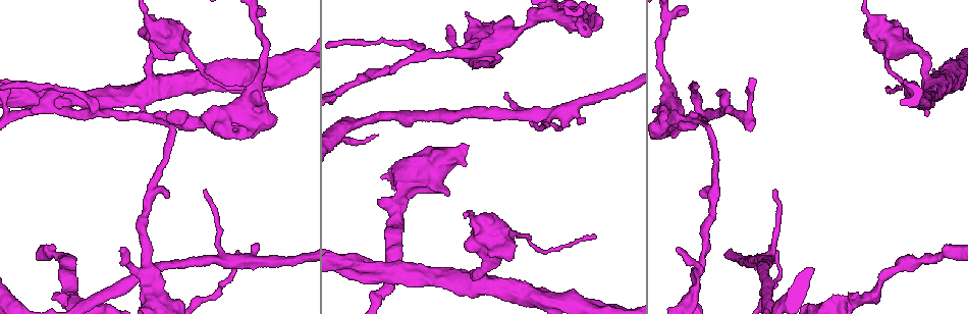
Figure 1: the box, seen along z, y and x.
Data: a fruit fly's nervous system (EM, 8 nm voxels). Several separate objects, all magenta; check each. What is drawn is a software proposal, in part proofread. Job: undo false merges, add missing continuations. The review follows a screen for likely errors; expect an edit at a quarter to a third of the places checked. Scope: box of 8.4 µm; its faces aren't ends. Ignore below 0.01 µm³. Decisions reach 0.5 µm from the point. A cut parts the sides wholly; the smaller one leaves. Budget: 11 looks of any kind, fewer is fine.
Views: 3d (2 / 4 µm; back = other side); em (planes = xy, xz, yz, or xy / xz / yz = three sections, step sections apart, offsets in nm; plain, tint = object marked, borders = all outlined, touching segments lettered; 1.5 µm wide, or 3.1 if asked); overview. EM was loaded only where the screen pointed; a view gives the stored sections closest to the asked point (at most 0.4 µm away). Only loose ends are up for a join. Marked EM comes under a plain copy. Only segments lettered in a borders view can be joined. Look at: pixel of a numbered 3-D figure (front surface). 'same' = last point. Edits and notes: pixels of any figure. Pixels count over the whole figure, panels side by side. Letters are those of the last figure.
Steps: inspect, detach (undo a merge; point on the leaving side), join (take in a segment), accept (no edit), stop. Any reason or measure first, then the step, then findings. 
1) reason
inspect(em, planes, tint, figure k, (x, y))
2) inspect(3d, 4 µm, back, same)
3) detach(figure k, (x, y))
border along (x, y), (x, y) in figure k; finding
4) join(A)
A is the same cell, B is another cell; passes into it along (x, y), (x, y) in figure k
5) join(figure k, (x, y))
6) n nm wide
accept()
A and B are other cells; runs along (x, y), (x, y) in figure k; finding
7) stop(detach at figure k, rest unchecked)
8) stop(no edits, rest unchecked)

an open end
inspect(3d, 4 µm, figure 1, (720, 93))

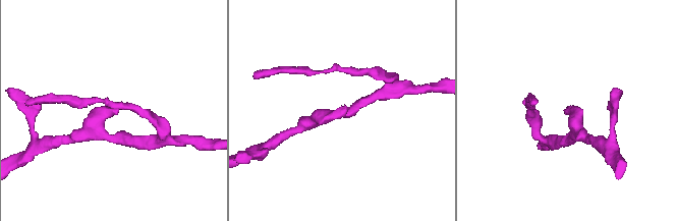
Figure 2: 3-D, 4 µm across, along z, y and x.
need the tissue
inspect(em, yz, step 8, borders, figure 2, (118, 110))

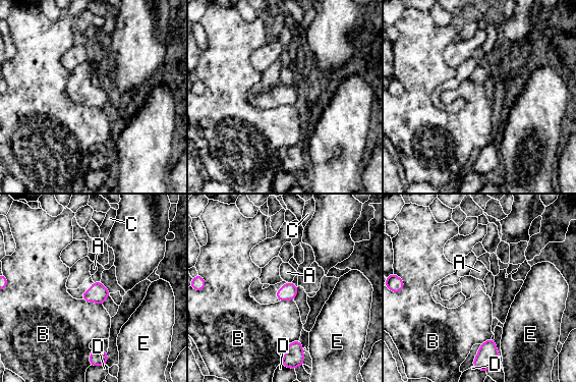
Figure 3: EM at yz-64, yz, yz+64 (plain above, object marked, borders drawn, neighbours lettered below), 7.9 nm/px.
B touches over 170 nm
accept()
A, B, C, D and E are other cells; border along (82, 299), (102, 305) in figure 3; none of them fits

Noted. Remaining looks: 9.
calibre changes
inspect(3d, 4 µm, back, figure 1, (148, 19))

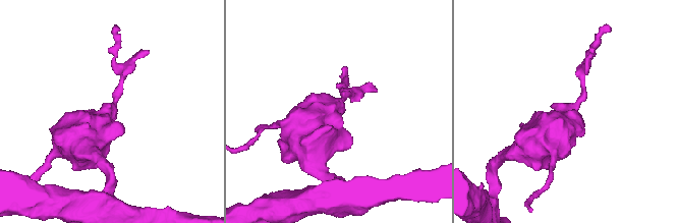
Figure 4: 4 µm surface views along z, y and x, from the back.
now the EM
inspect(em, planes, borders, figure 4, (113, 112))

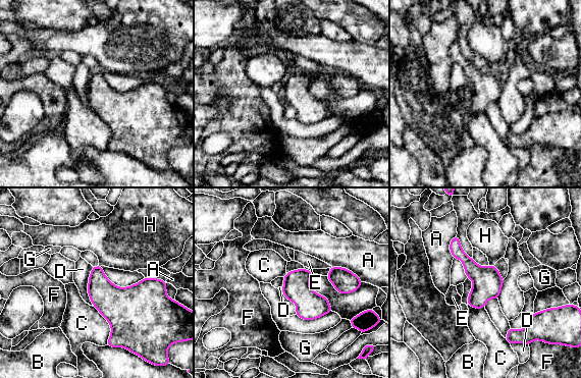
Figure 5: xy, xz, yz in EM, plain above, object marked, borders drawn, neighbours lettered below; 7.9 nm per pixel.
accept()
A, B, C, D, E, F, G and H are other cells; border along (92, 267), (88, 295), (94, 306) in figure 5; one neuron here

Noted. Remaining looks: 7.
an open end
inspect(3d, 4 µm, figure 1, (929, 113))

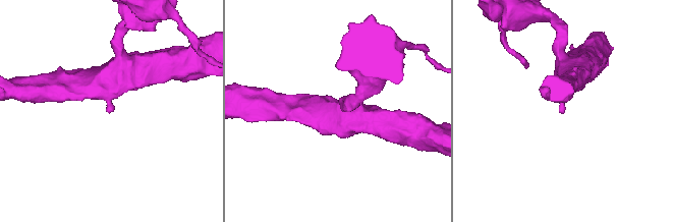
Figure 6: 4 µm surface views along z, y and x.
inspect(em, xy, step 4, tint, figure 6, (109, 112))

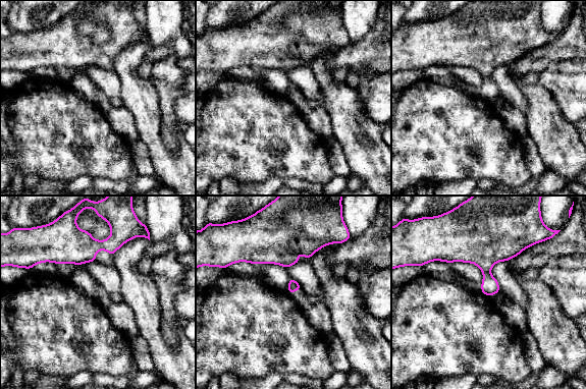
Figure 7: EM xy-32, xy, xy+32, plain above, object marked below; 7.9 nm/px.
another direction
inspect(em, planes, borders, same)

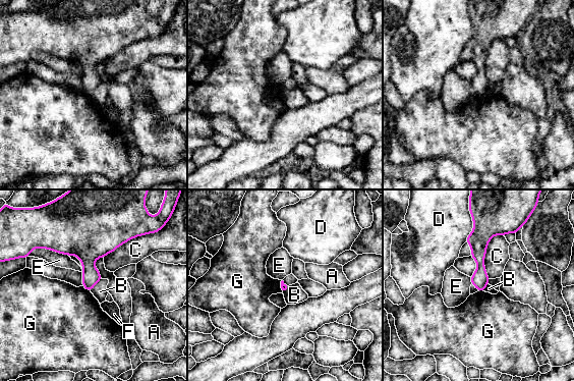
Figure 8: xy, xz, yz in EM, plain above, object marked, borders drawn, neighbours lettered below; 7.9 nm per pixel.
join(F)
F is the same cell, A, B, C, D, E and G are other cells; passes into it along (284, 286), (285, 283), (290, 279) in figure 8; it goes on there

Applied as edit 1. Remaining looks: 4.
see it whole again
inspect(overview)

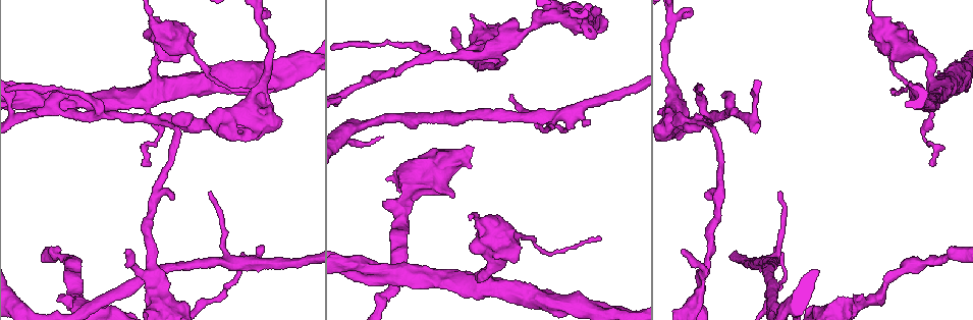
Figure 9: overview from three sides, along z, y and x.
free end
inspect(3d, 2 µm, back, figure 9, (777, 194))

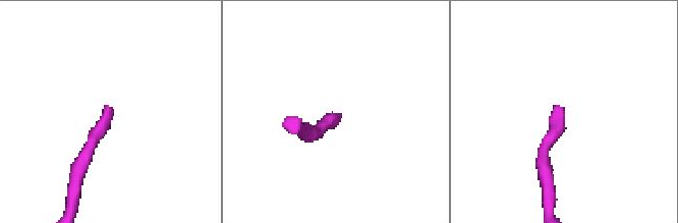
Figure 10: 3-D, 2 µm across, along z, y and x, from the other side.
need the tissue
inspect(em, planes, borders, figure 10, (564, 108))

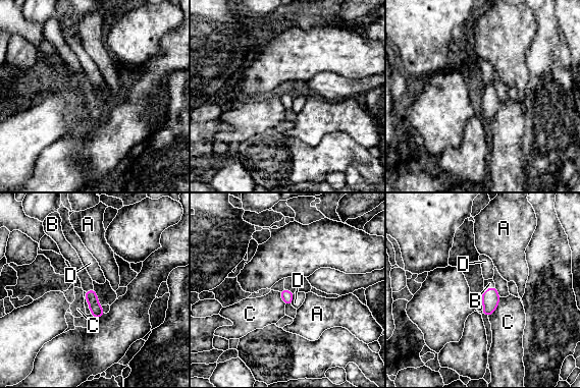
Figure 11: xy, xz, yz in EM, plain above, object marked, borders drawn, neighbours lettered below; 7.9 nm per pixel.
join(B)
B is the same cell, A, C and D are other cells; passes into it along (490, 297), (489, 288), (489, 283) in figure 11; it goes on there

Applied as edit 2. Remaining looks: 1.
stop(join at figure 8, join at figure 11, rest unchecked)

